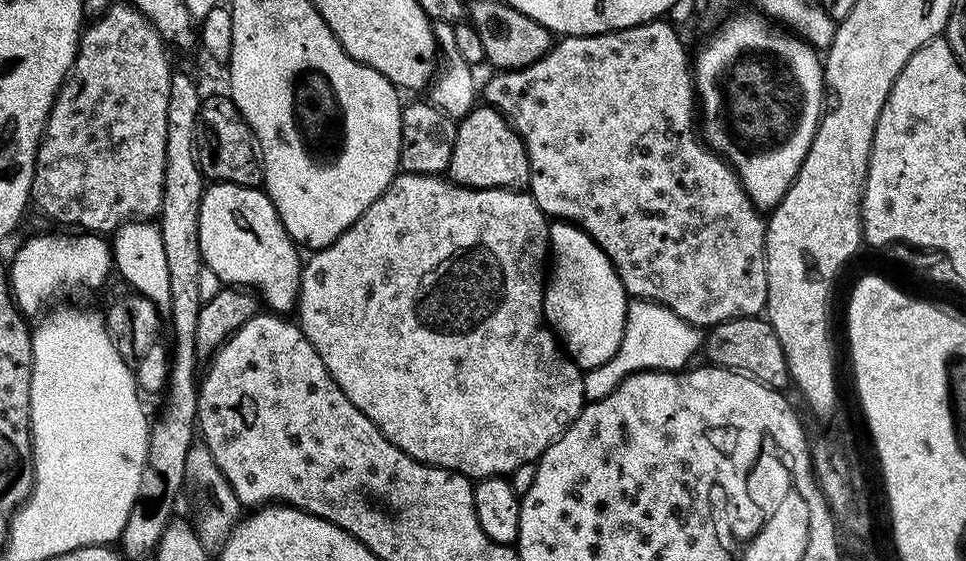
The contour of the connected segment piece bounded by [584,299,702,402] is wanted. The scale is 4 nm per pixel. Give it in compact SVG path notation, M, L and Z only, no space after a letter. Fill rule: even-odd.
M633 299L628 306L622 342L614 358L584 372L584 399L591 402L606 398L606 394L614 391L635 372L678 372L687 369L693 363L692 355L699 353L701 348L702 332L696 325L678 318L678 314L674 314L674 310L670 310L665 304Z

